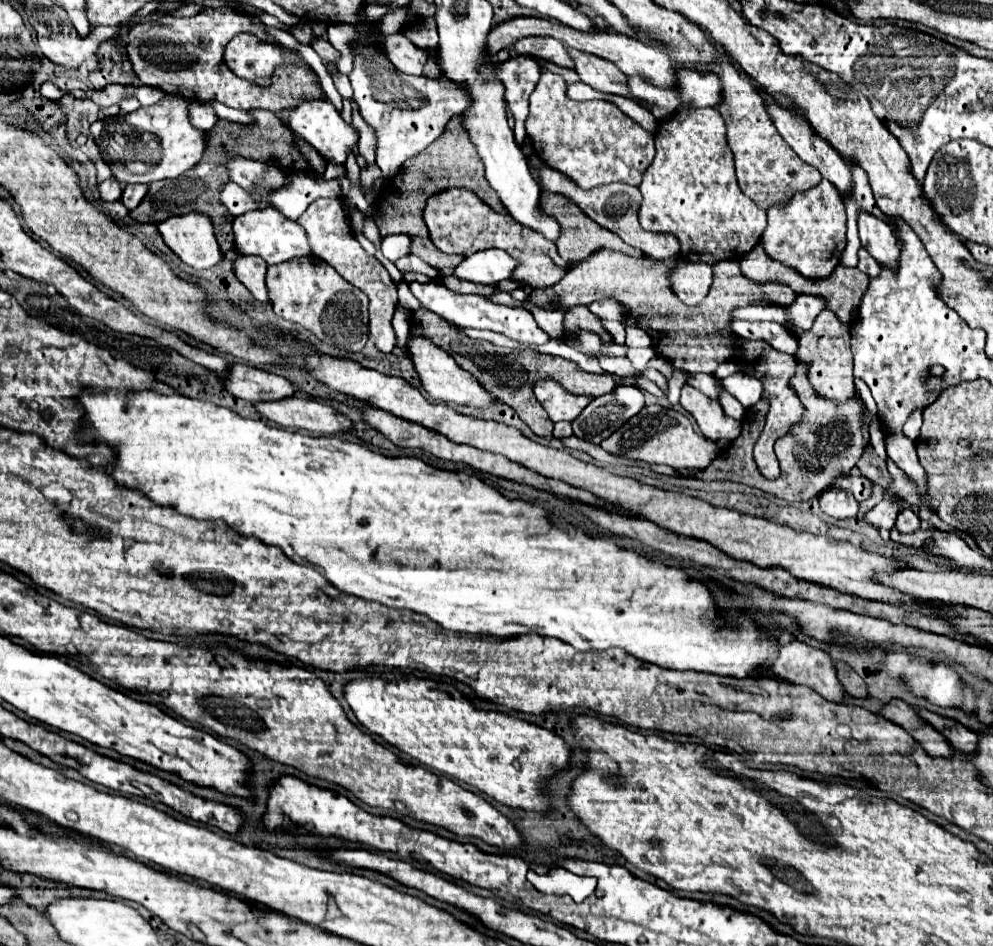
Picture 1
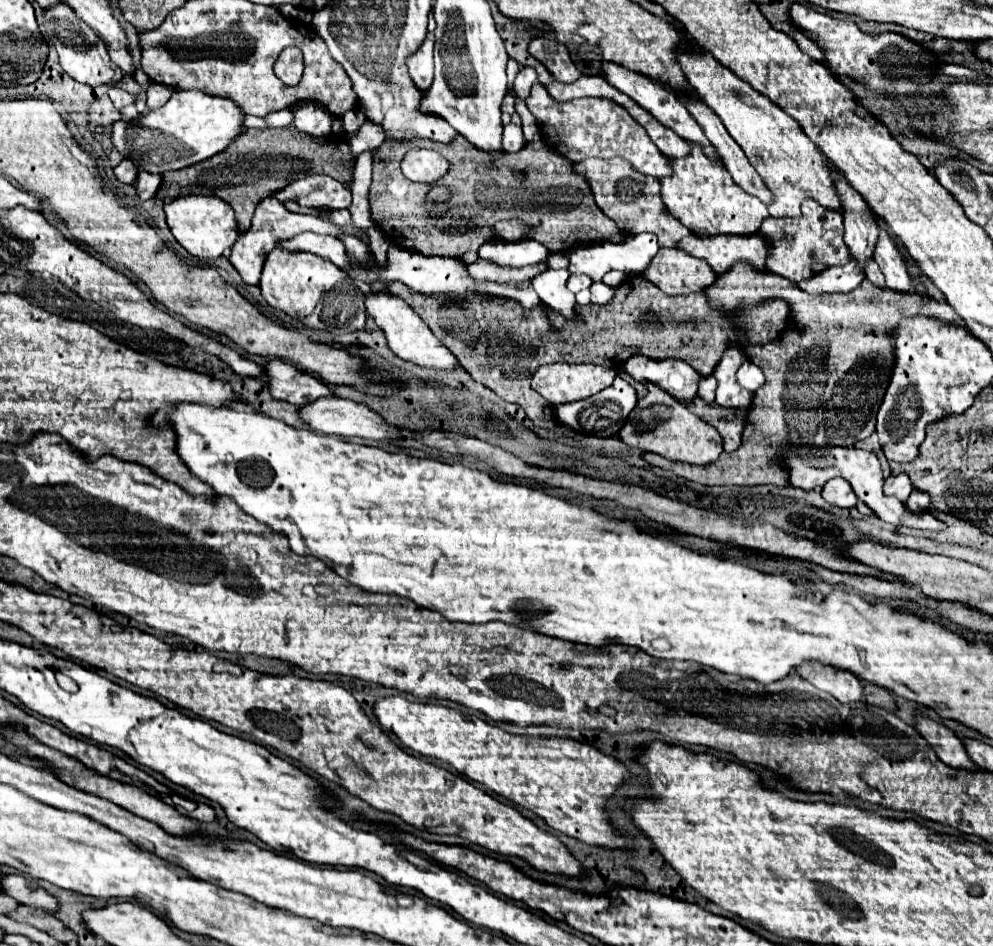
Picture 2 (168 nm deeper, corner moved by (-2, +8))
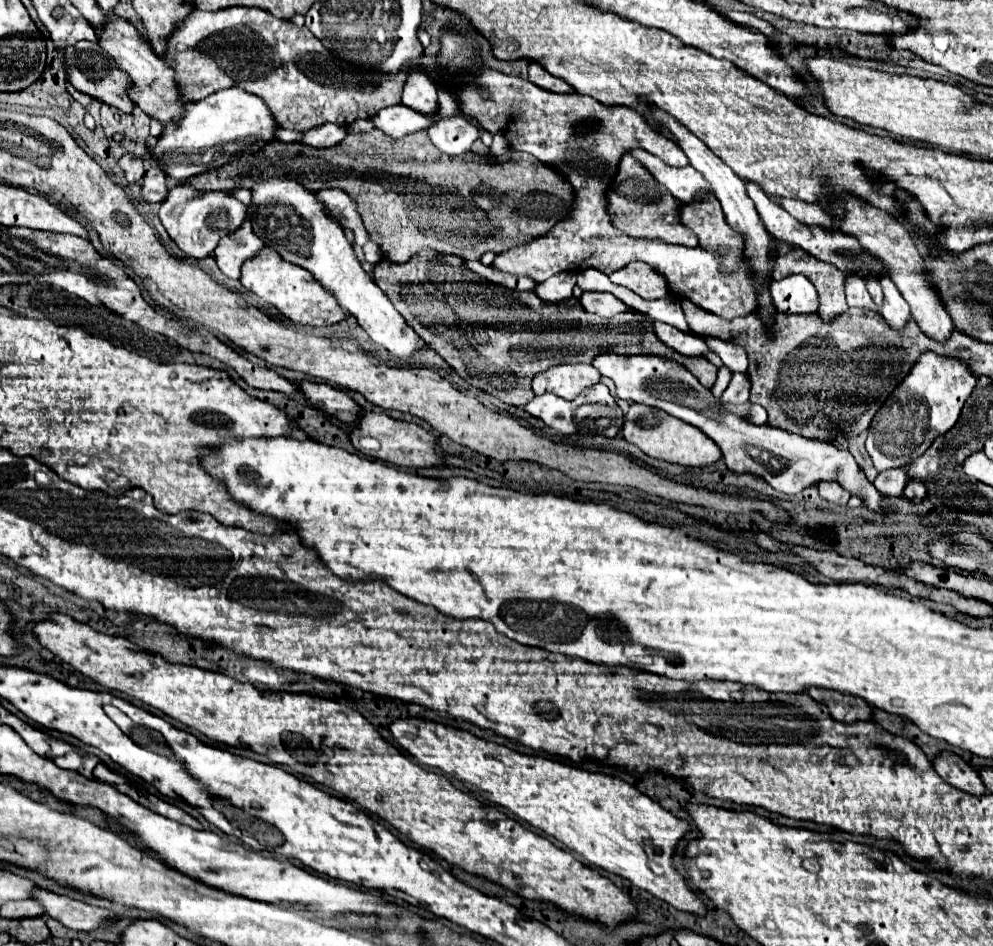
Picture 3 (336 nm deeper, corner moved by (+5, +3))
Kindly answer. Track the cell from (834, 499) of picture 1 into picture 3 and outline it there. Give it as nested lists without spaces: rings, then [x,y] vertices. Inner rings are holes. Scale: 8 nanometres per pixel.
[[[820,482],[818,490],[820,490],[820,496],[828,502],[836,502],[844,506],[850,500],[850,492],[844,492],[844,488],[840,488],[840,484],[836,482]]]

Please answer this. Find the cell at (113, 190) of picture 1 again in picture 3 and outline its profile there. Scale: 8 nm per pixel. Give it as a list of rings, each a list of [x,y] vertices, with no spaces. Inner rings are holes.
[[[130,152],[124,154],[124,156],[118,160],[118,164],[124,168],[124,172],[126,172],[126,180],[128,180],[128,182],[140,182],[142,176],[144,176],[144,172],[146,172],[146,168],[144,168],[144,160],[134,158]]]

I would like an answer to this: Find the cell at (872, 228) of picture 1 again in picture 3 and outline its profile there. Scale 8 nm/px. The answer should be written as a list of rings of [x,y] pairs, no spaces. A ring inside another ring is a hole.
[[[880,278],[882,290],[884,290],[884,304],[880,308],[882,318],[888,322],[890,328],[904,328],[910,320],[910,308],[904,302],[902,294],[898,292],[896,284],[892,284],[890,278]]]

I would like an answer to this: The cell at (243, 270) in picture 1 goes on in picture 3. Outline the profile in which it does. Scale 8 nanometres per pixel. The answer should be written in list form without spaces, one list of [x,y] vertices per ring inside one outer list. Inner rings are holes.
[[[244,220],[240,230],[232,232],[232,236],[224,236],[224,240],[220,240],[220,244],[216,246],[214,258],[216,258],[222,274],[238,280],[240,266],[244,264],[244,260],[252,258],[262,246],[264,246],[264,242],[252,232],[252,226],[248,224],[248,220]]]

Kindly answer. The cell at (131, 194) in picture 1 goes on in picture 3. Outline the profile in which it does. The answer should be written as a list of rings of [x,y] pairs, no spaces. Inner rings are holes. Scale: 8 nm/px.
[[[152,164],[142,180],[142,196],[146,202],[162,202],[166,194],[168,194],[168,180],[164,172],[160,172],[158,164]]]

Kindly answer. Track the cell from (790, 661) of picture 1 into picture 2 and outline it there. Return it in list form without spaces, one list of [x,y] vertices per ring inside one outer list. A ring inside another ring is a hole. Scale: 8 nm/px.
[[[801,663],[795,669],[813,687],[831,693],[841,703],[853,703],[863,699],[861,683],[849,671],[839,671],[837,667],[825,667],[823,663]]]

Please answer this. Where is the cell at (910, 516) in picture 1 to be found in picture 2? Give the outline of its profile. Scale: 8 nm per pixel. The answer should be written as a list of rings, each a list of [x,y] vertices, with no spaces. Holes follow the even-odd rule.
[[[913,489],[913,493],[909,495],[909,499],[905,501],[905,507],[909,511],[927,511],[929,509],[929,495],[919,491],[919,489]]]

